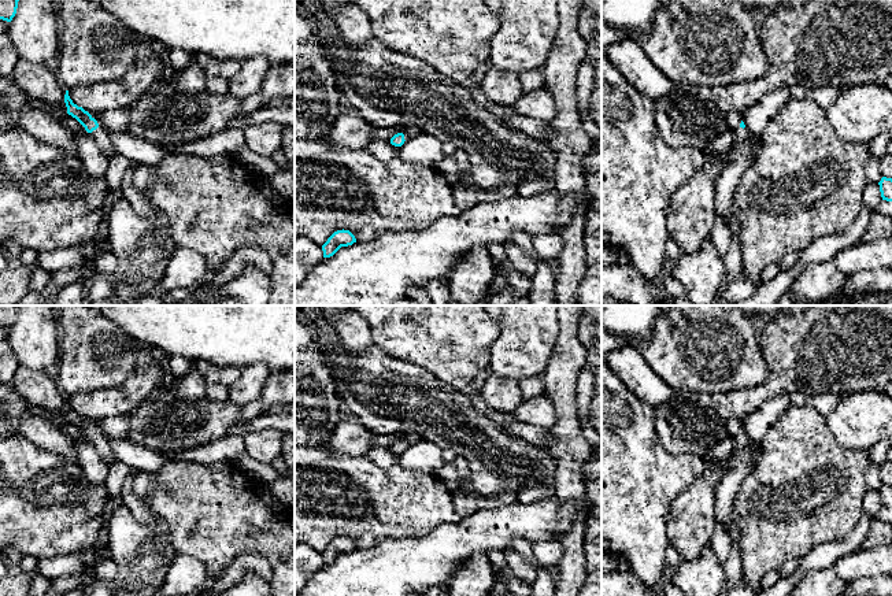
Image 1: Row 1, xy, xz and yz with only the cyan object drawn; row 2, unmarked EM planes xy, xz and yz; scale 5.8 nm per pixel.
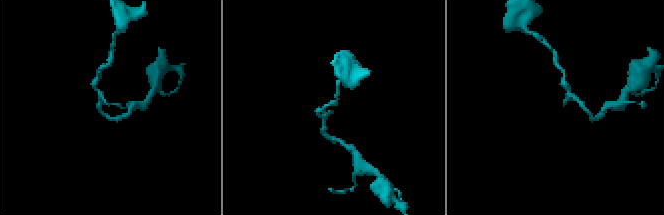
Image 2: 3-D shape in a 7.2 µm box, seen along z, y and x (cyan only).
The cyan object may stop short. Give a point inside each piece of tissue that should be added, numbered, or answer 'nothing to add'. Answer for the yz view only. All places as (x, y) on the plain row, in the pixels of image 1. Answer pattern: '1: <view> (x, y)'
1: yz (740, 441)

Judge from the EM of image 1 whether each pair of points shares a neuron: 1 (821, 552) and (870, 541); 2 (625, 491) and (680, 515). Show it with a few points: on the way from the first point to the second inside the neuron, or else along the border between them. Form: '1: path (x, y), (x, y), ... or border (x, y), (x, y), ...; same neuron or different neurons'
1: border (877, 518), (859, 547); different neurons
2: border (689, 485), (673, 502), (670, 508), (667, 543); different neurons

